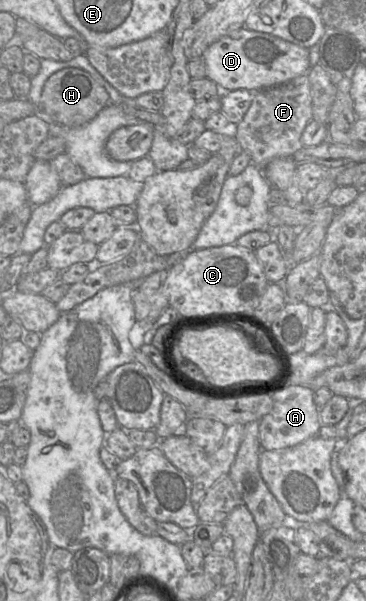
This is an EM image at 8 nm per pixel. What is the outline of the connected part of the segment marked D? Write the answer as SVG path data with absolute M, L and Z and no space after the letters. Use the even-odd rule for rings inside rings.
M245 26L208 46L202 60L206 67L206 77L215 82L221 92L236 89L258 91L273 87L307 74L311 68L308 48Z

